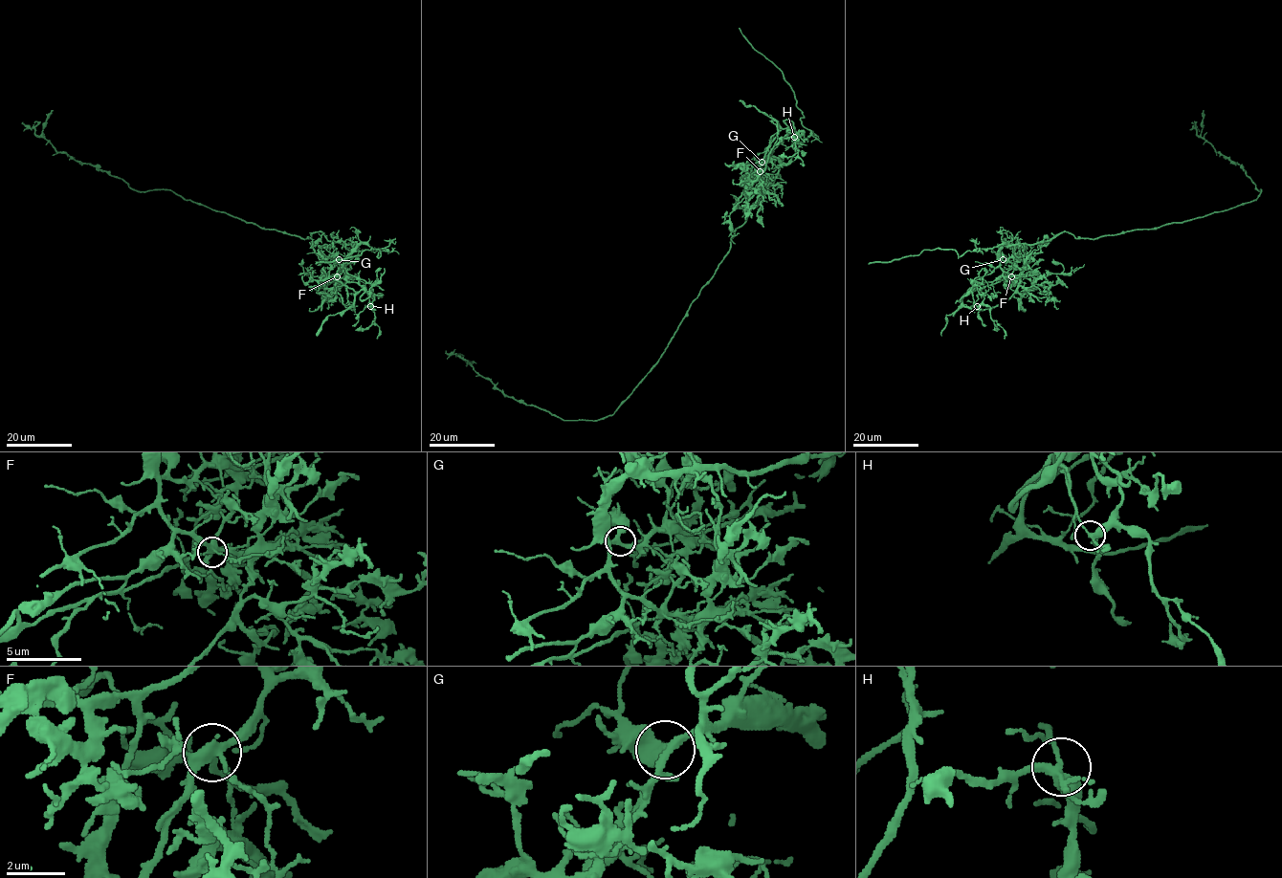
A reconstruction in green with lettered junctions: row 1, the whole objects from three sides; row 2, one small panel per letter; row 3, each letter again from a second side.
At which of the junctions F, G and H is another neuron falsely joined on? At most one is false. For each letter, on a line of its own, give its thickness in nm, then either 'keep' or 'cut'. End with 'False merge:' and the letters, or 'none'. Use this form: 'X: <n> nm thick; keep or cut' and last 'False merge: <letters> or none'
F: 360 nm thick; keep
G: 240 nm thick; keep
H: 320 nm thick; cut
False merge: H

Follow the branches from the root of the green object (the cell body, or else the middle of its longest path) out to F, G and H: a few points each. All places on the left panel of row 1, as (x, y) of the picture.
F: (269, 229), (303, 239), (320, 231), (328, 241), (356, 245), (337, 276)
G: (269, 229), (303, 239), (320, 231), (328, 241), (356, 245), (343, 259), (339, 259)
H: (269, 229), (303, 239), (320, 231), (328, 241), (356, 245), (343, 267), (366, 291), (370, 306)

